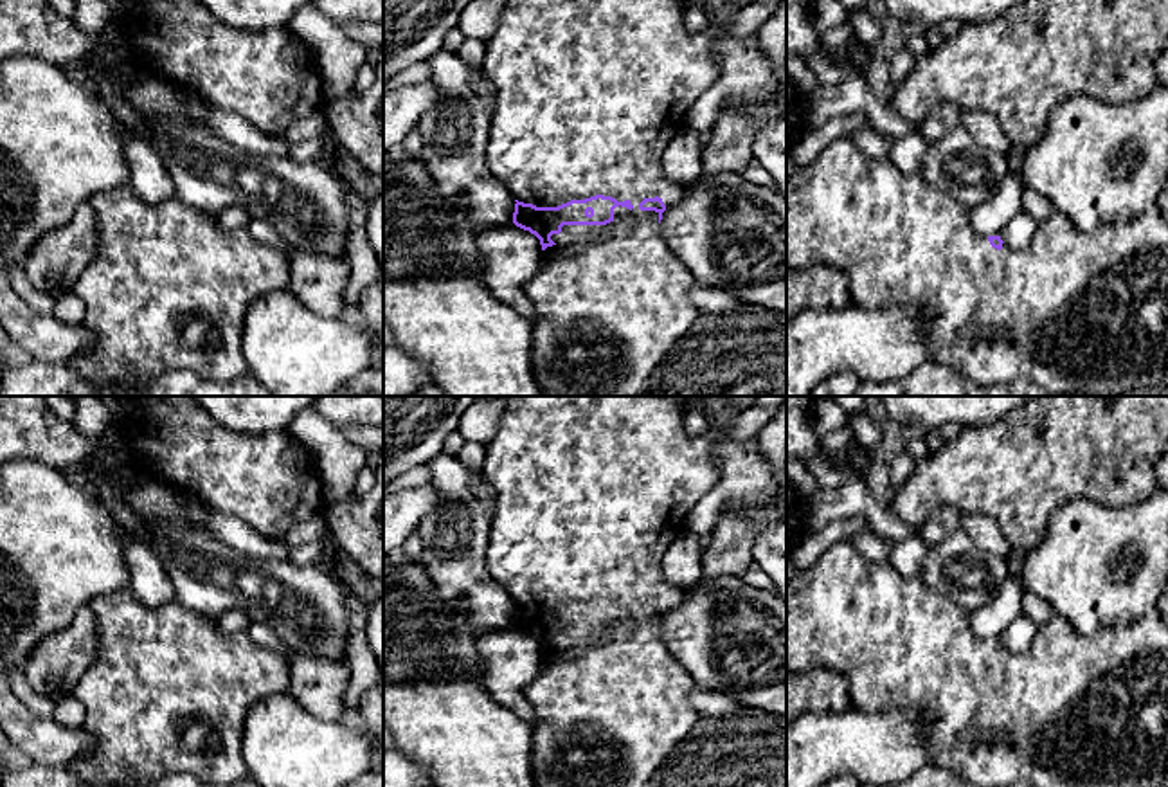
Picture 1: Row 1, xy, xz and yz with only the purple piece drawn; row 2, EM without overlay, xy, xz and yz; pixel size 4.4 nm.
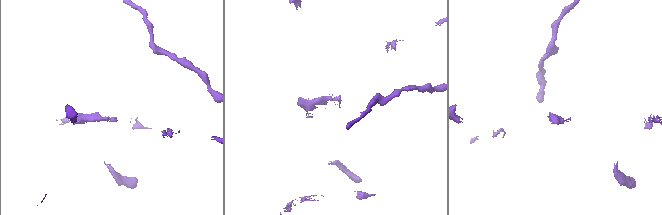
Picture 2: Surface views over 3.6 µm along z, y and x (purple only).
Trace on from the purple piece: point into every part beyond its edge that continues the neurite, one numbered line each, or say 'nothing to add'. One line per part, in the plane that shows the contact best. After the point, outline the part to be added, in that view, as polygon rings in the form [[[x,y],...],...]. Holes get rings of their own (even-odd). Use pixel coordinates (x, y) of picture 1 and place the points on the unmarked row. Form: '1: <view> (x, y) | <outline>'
1: xz (591, 492) | [[[504,396],[504,411],[499,418],[497,434],[484,445],[482,475],[495,490],[495,513],[490,529],[490,544],[486,551],[486,565],[491,576],[509,593],[515,603],[533,607],[536,611],[558,611],[571,603],[585,603],[596,598],[612,600],[619,607],[630,603],[633,612],[615,611],[614,623],[628,623],[632,627],[626,638],[606,639],[605,629],[563,629],[560,638],[553,638],[553,650],[544,654],[540,674],[524,688],[524,697],[535,708],[538,728],[531,738],[531,765],[536,787],[651,787],[655,773],[664,758],[691,733],[700,715],[689,702],[696,684],[691,674],[666,648],[660,638],[659,616],[641,614],[644,602],[659,600],[666,612],[673,611],[686,596],[686,589],[669,583],[662,573],[662,560],[668,547],[686,533],[686,517],[696,502],[709,493],[718,483],[718,466],[713,448],[723,439],[749,441],[777,414],[779,407],[750,405],[743,409],[727,430],[709,429],[705,434],[691,438],[684,429],[686,407],[677,396]]]

